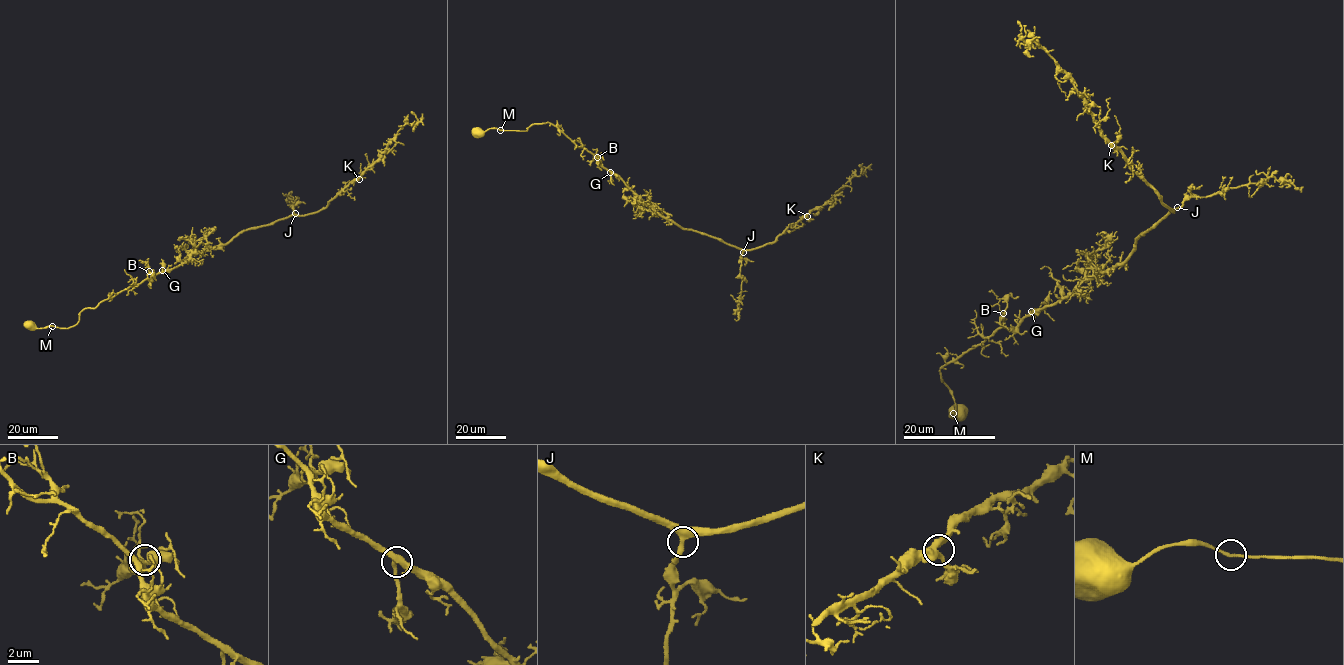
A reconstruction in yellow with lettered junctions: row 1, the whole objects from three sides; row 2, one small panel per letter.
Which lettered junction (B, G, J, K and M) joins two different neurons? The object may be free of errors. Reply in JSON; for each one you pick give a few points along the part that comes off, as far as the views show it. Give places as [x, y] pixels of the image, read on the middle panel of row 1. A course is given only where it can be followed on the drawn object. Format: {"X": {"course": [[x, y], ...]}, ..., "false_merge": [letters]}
{"false_merge": []}

